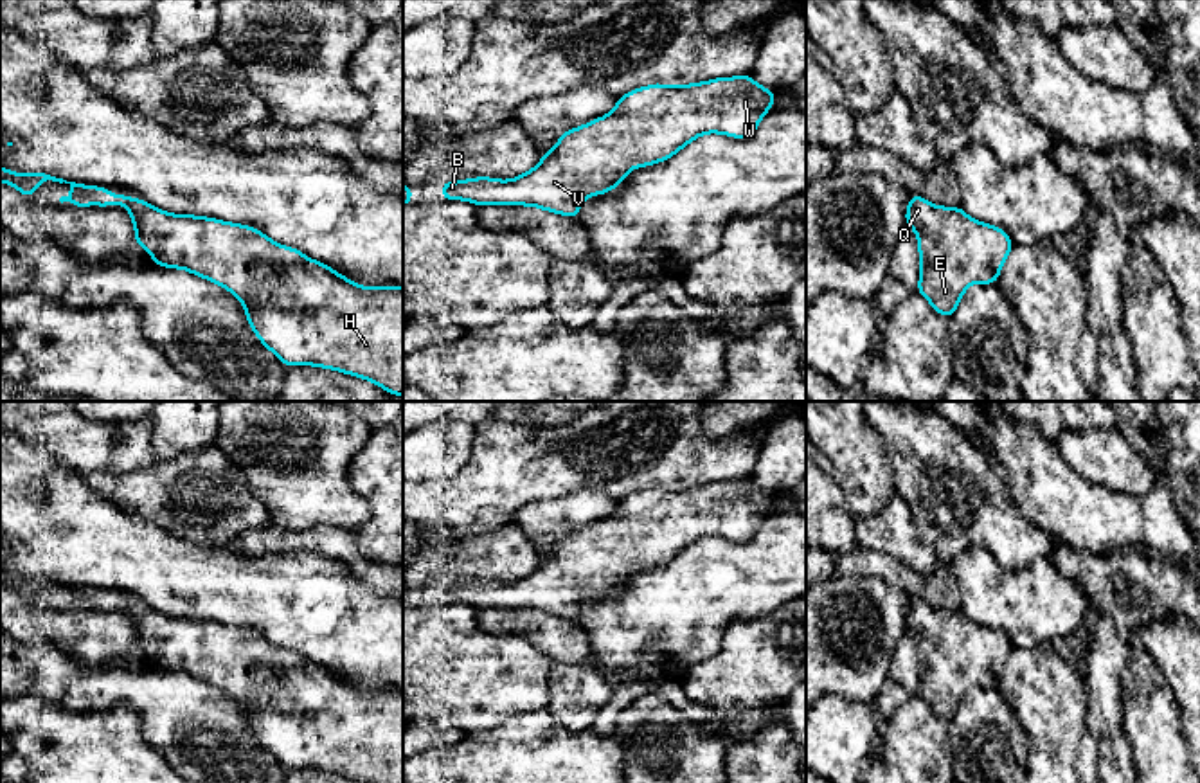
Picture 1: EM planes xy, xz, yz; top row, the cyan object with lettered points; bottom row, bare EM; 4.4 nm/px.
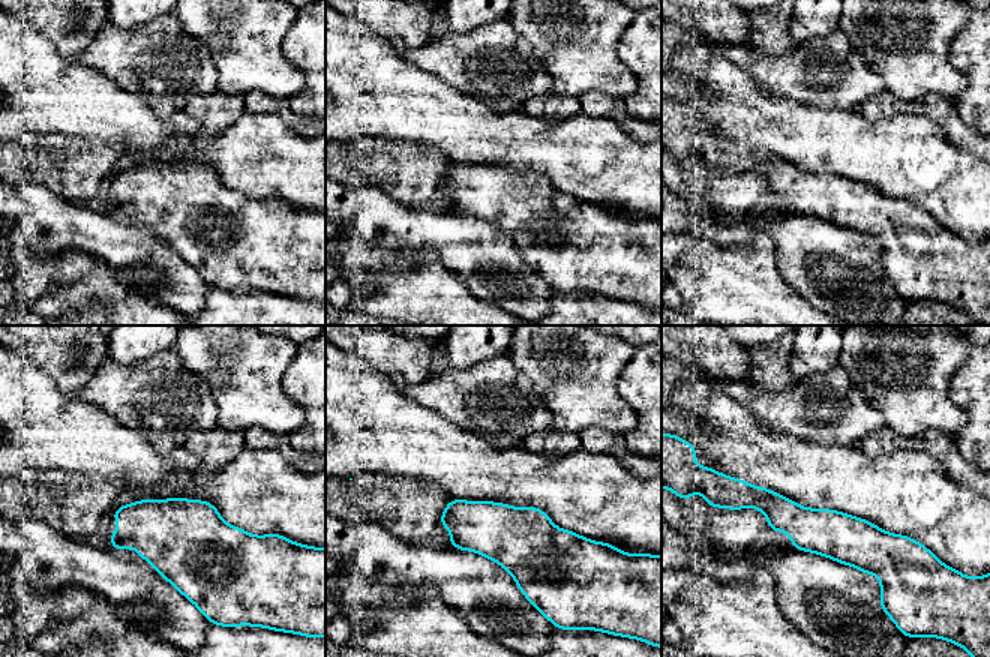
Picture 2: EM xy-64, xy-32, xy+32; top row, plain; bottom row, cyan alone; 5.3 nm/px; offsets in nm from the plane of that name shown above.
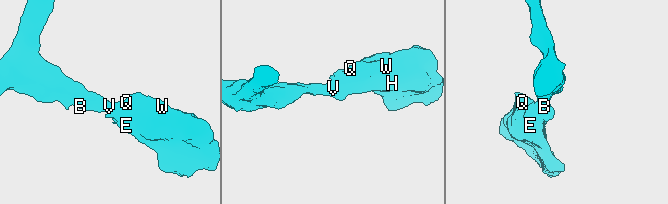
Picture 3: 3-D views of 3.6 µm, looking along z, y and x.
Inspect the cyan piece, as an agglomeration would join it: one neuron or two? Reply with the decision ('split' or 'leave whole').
leave whole

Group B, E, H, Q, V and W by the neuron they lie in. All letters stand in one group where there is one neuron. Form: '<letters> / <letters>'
B E H Q V W

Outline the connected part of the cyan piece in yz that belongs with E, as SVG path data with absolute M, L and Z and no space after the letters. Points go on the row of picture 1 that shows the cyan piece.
M910 194L905 223L918 232L921 293L950 319L972 283L995 284L1013 241L1004 229L972 220L961 207L936 207Z

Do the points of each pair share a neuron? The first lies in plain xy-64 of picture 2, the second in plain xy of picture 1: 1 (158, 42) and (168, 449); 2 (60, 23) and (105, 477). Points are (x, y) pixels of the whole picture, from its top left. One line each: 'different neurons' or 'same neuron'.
1: different neurons
2: different neurons

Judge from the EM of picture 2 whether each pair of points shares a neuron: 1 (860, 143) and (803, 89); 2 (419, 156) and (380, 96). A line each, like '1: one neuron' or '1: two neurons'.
1: two neurons
2: two neurons

